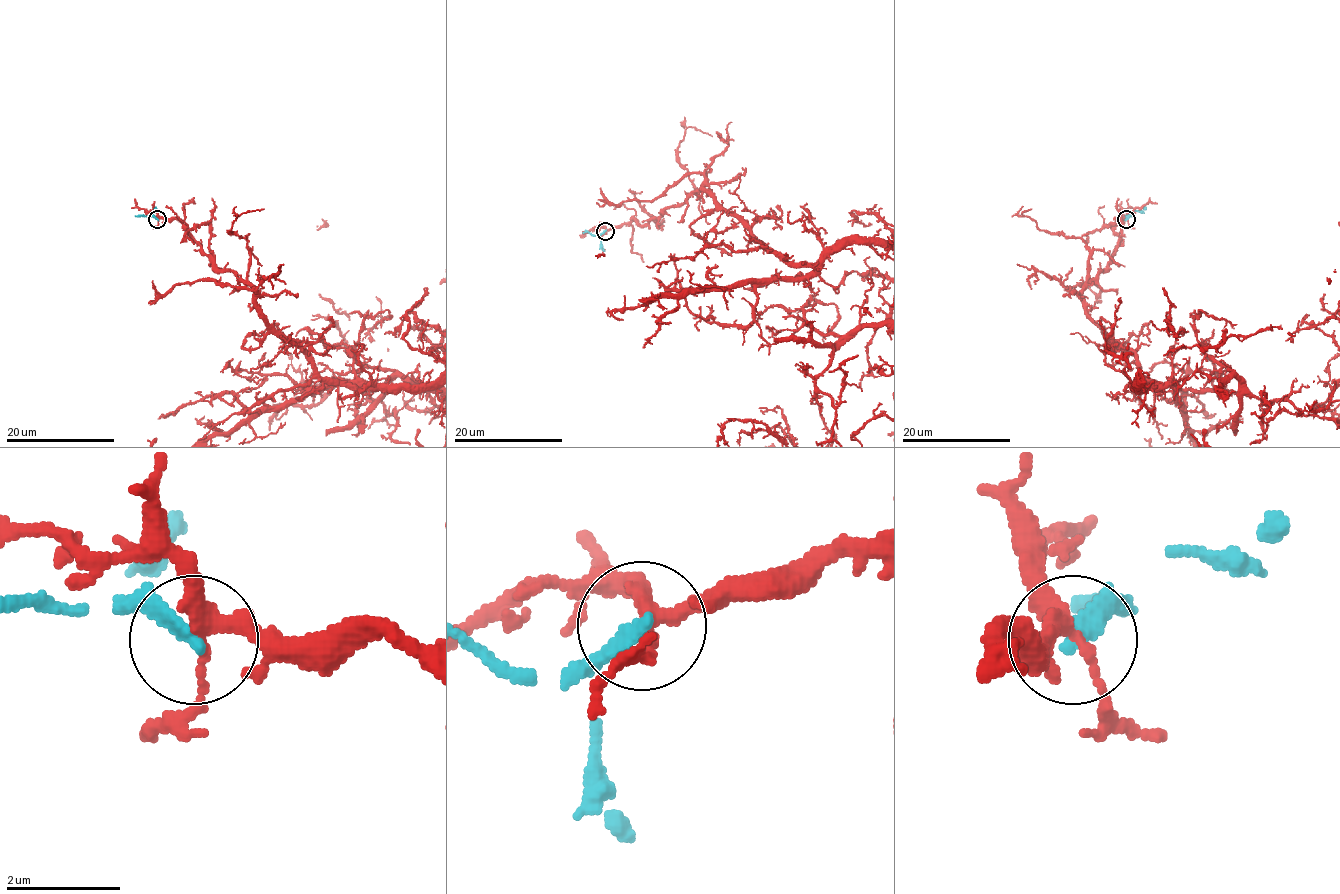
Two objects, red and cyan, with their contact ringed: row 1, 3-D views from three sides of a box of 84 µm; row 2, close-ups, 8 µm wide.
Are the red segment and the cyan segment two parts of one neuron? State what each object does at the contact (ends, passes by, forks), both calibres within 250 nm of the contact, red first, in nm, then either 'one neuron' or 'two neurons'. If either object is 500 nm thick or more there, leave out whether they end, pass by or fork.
red forks; cyan ends; calibres 240 and 260 nm; two neurons

